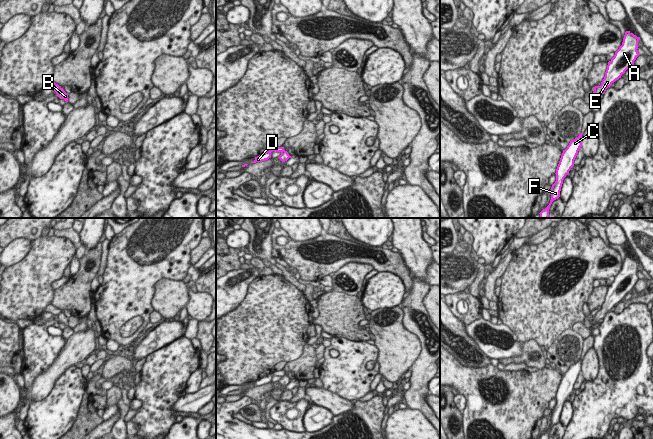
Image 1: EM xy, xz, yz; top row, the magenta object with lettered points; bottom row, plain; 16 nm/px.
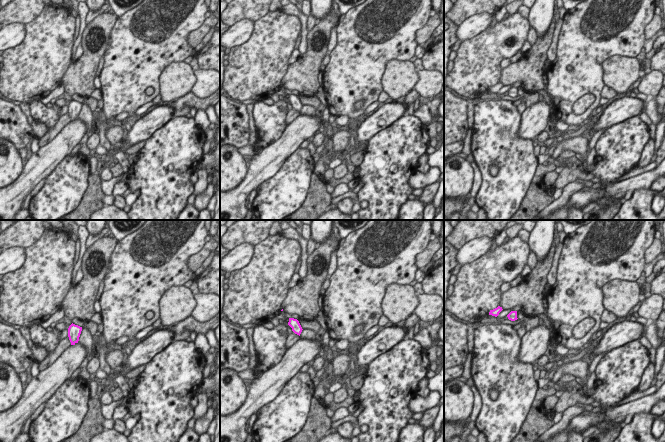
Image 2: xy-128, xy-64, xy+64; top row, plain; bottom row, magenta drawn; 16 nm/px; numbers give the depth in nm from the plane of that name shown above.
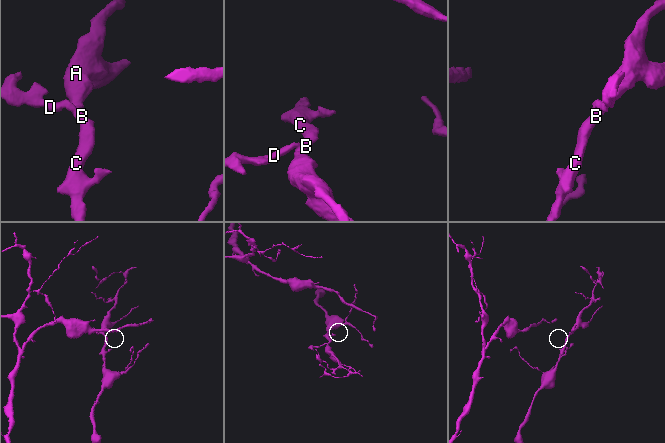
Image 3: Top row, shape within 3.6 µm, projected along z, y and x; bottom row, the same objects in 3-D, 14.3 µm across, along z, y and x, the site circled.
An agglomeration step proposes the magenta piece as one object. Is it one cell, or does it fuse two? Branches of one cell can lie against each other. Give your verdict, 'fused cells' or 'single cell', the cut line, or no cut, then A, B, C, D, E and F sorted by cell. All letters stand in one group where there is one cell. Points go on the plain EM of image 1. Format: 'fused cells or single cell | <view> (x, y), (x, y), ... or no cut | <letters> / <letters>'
fused cells | xy (59, 310), (55, 315) | A B C E F / D

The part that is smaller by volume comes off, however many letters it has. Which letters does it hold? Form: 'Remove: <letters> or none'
Remove: D

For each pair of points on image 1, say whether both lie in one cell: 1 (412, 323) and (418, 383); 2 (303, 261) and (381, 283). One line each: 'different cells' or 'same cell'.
1: same cell
2: different cells

